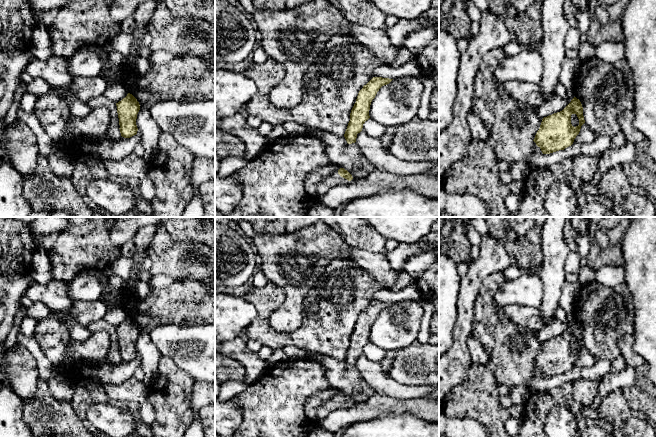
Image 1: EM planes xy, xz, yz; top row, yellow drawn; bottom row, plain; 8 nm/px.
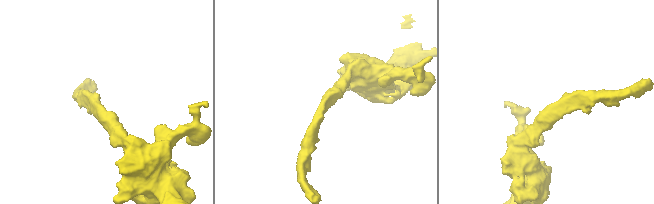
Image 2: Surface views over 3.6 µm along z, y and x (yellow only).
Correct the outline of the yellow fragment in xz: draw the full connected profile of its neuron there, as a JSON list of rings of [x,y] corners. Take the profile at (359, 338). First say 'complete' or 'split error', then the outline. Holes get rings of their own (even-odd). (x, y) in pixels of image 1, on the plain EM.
complete; [[[373,301],[359,315],[356,326],[350,337],[350,345],[344,358],[348,368],[356,366],[357,358],[362,355],[363,348],[370,342],[370,329],[379,313],[389,308],[392,304],[393,303],[389,302]]]

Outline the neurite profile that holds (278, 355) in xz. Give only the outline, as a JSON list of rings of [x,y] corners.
[[[276,349],[276,350],[273,351],[273,356],[267,362],[267,364],[271,366],[271,365],[273,365],[277,362],[286,361],[286,360],[288,360],[288,357],[284,353],[283,349]]]

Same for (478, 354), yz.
[[[472,336],[468,337],[467,344],[472,361],[487,366],[489,356],[484,347]]]

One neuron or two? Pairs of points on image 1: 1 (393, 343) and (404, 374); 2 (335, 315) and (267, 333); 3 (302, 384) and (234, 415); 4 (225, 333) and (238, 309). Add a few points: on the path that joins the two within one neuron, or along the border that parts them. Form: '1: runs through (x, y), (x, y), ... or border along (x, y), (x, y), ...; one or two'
1: border along (412, 344), (394, 351); two
2: runs through (318, 332), (302, 338), (284, 338); one
3: border along (232, 399), (241, 408), (241, 422), (239, 426); two
4: runs through (225, 327), (225, 322), (232, 315); one

